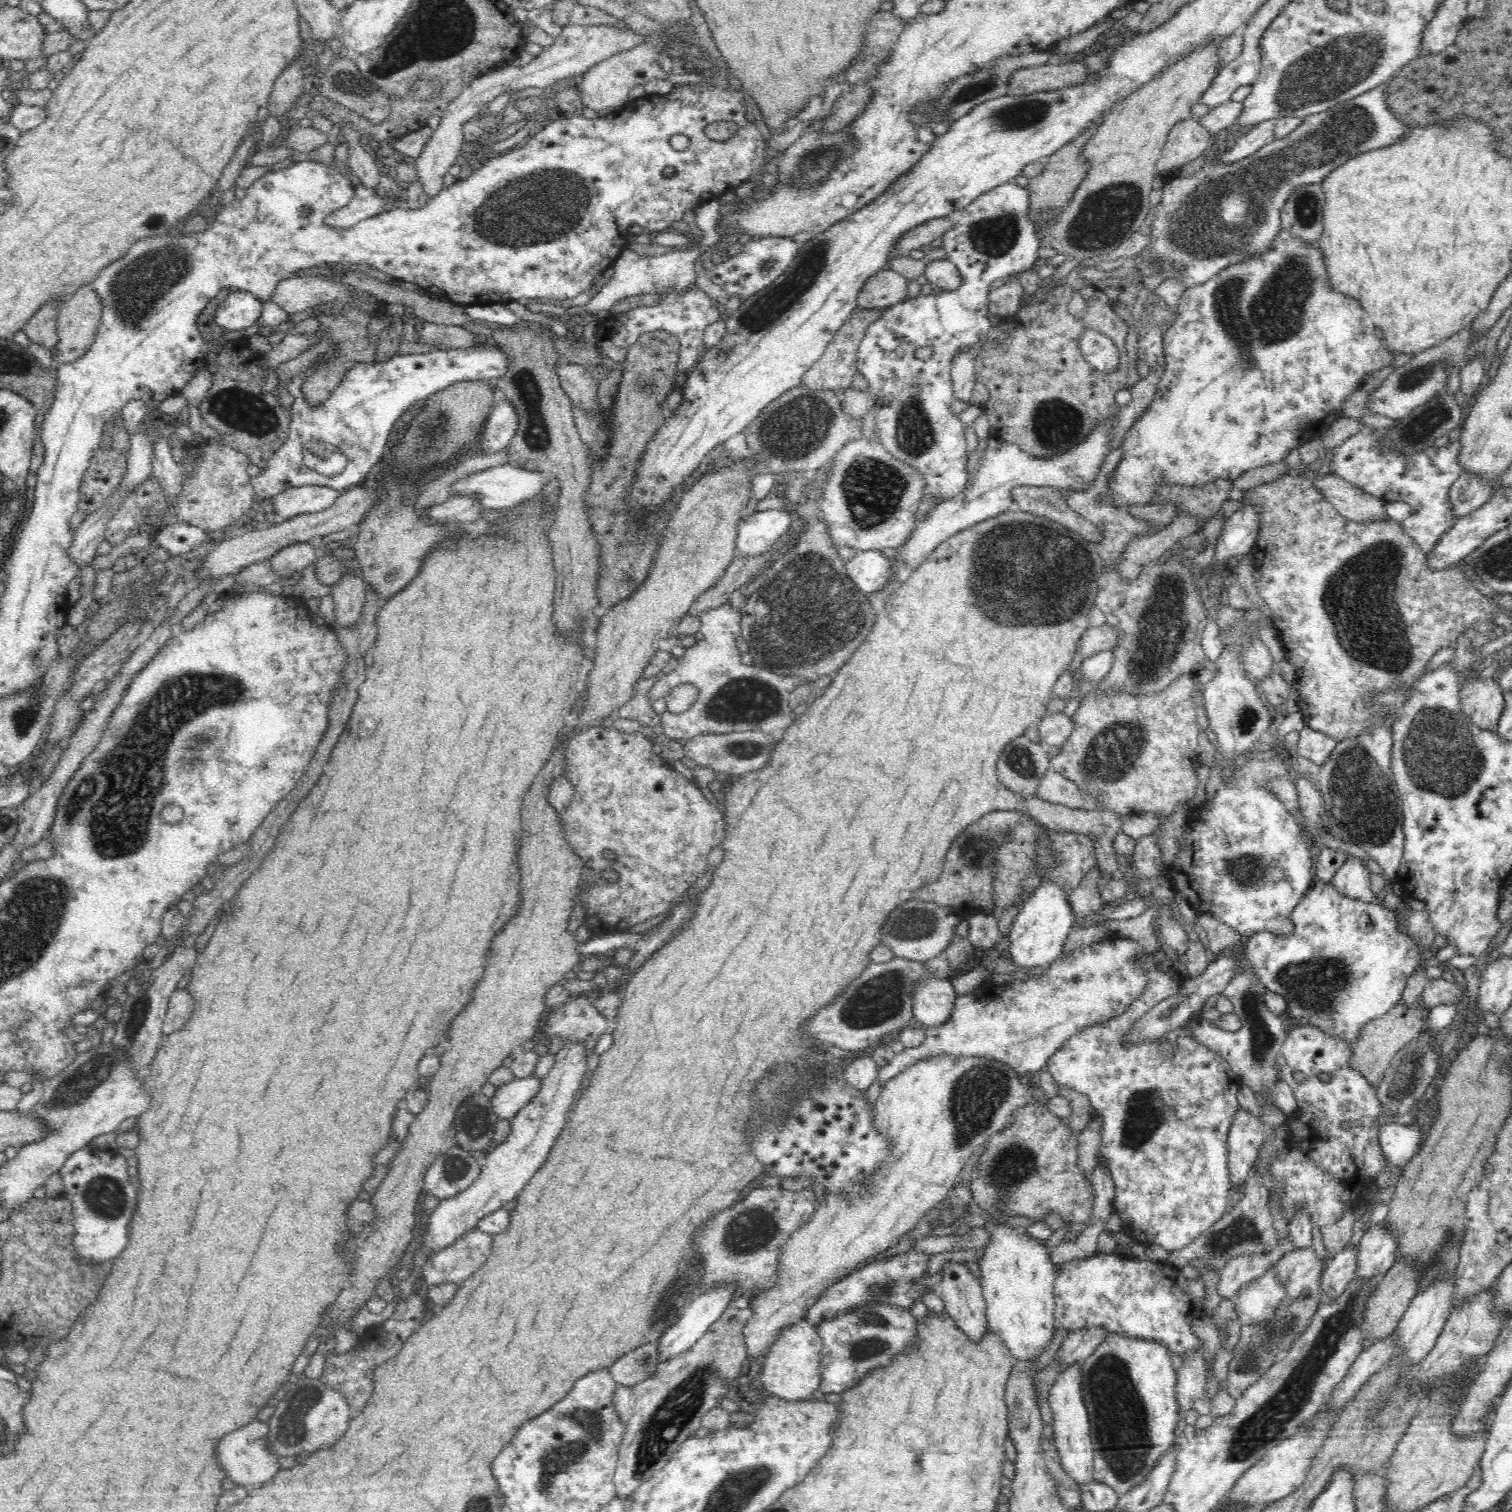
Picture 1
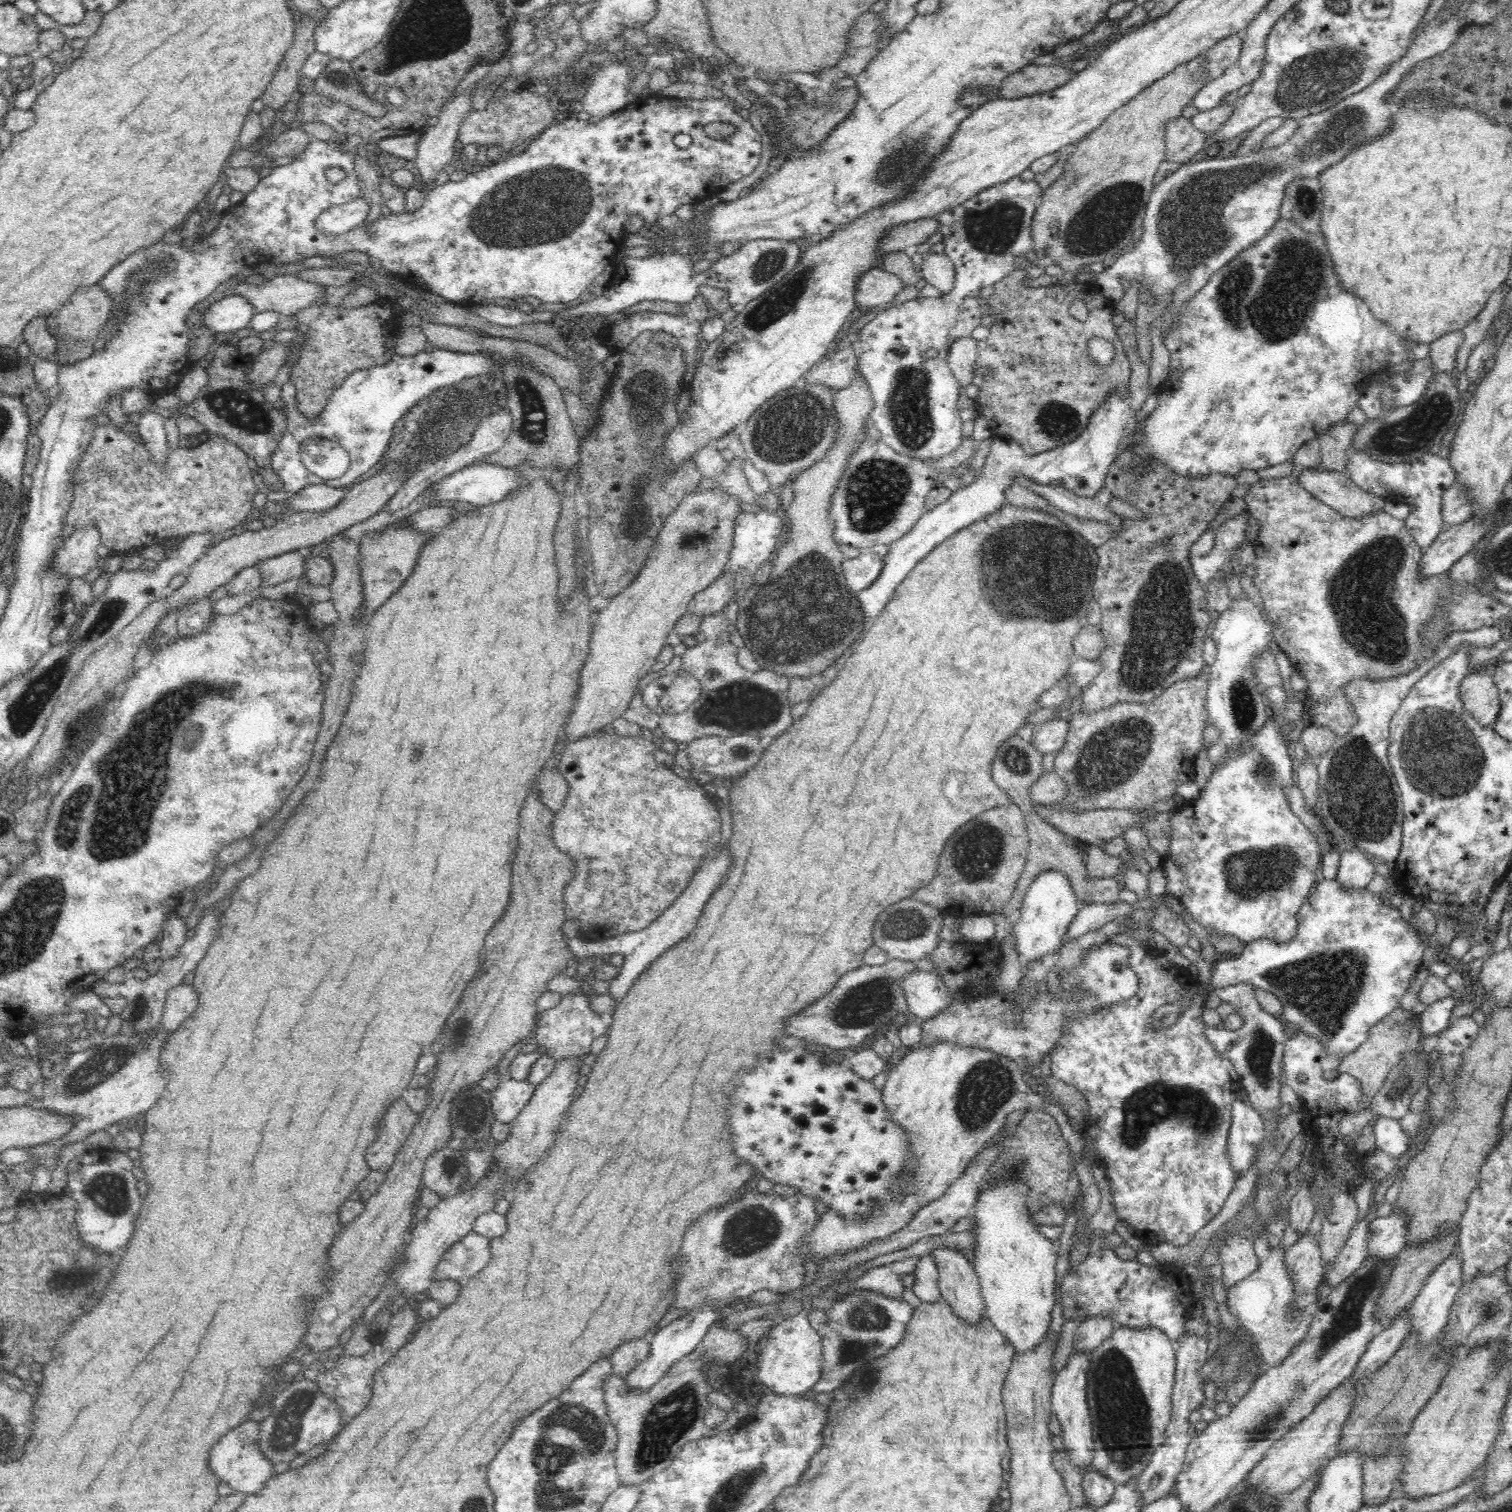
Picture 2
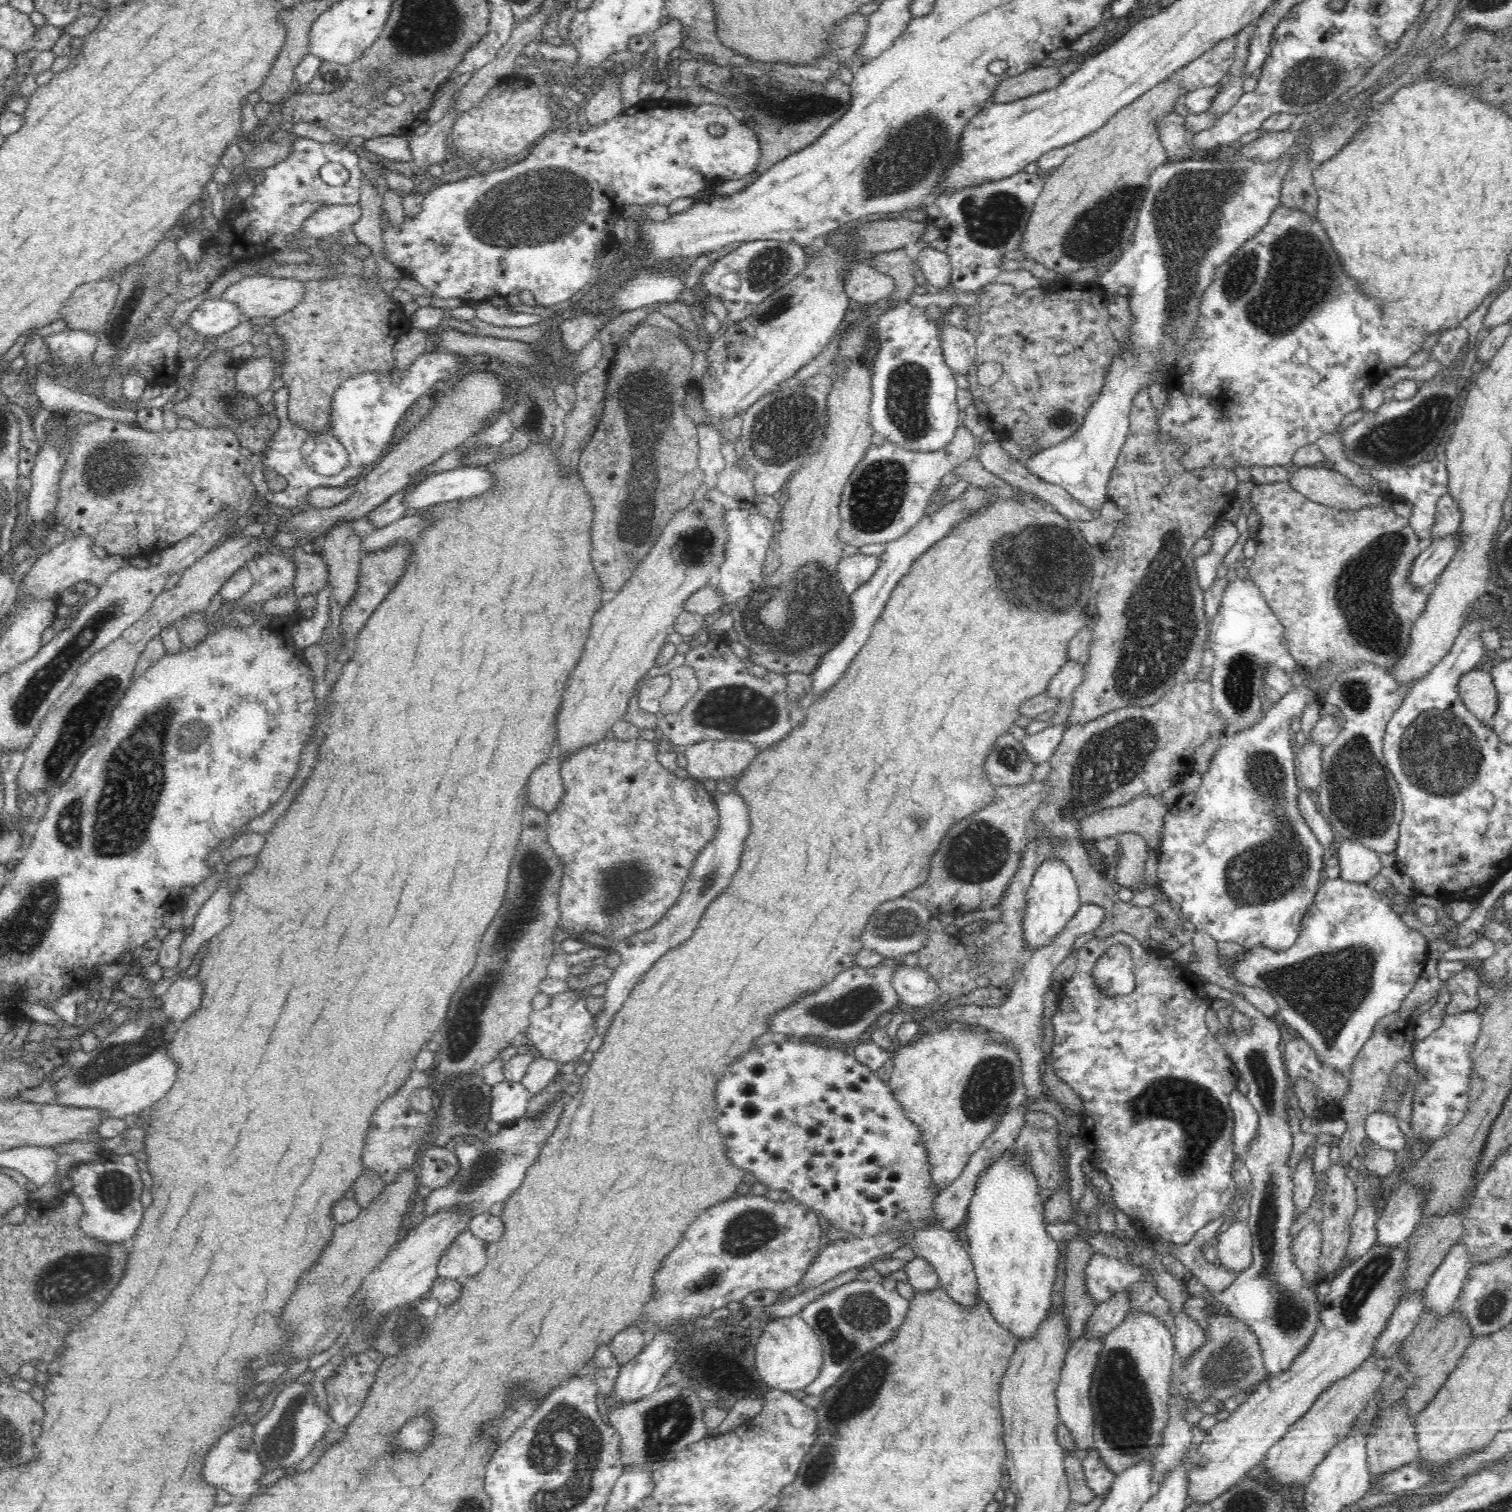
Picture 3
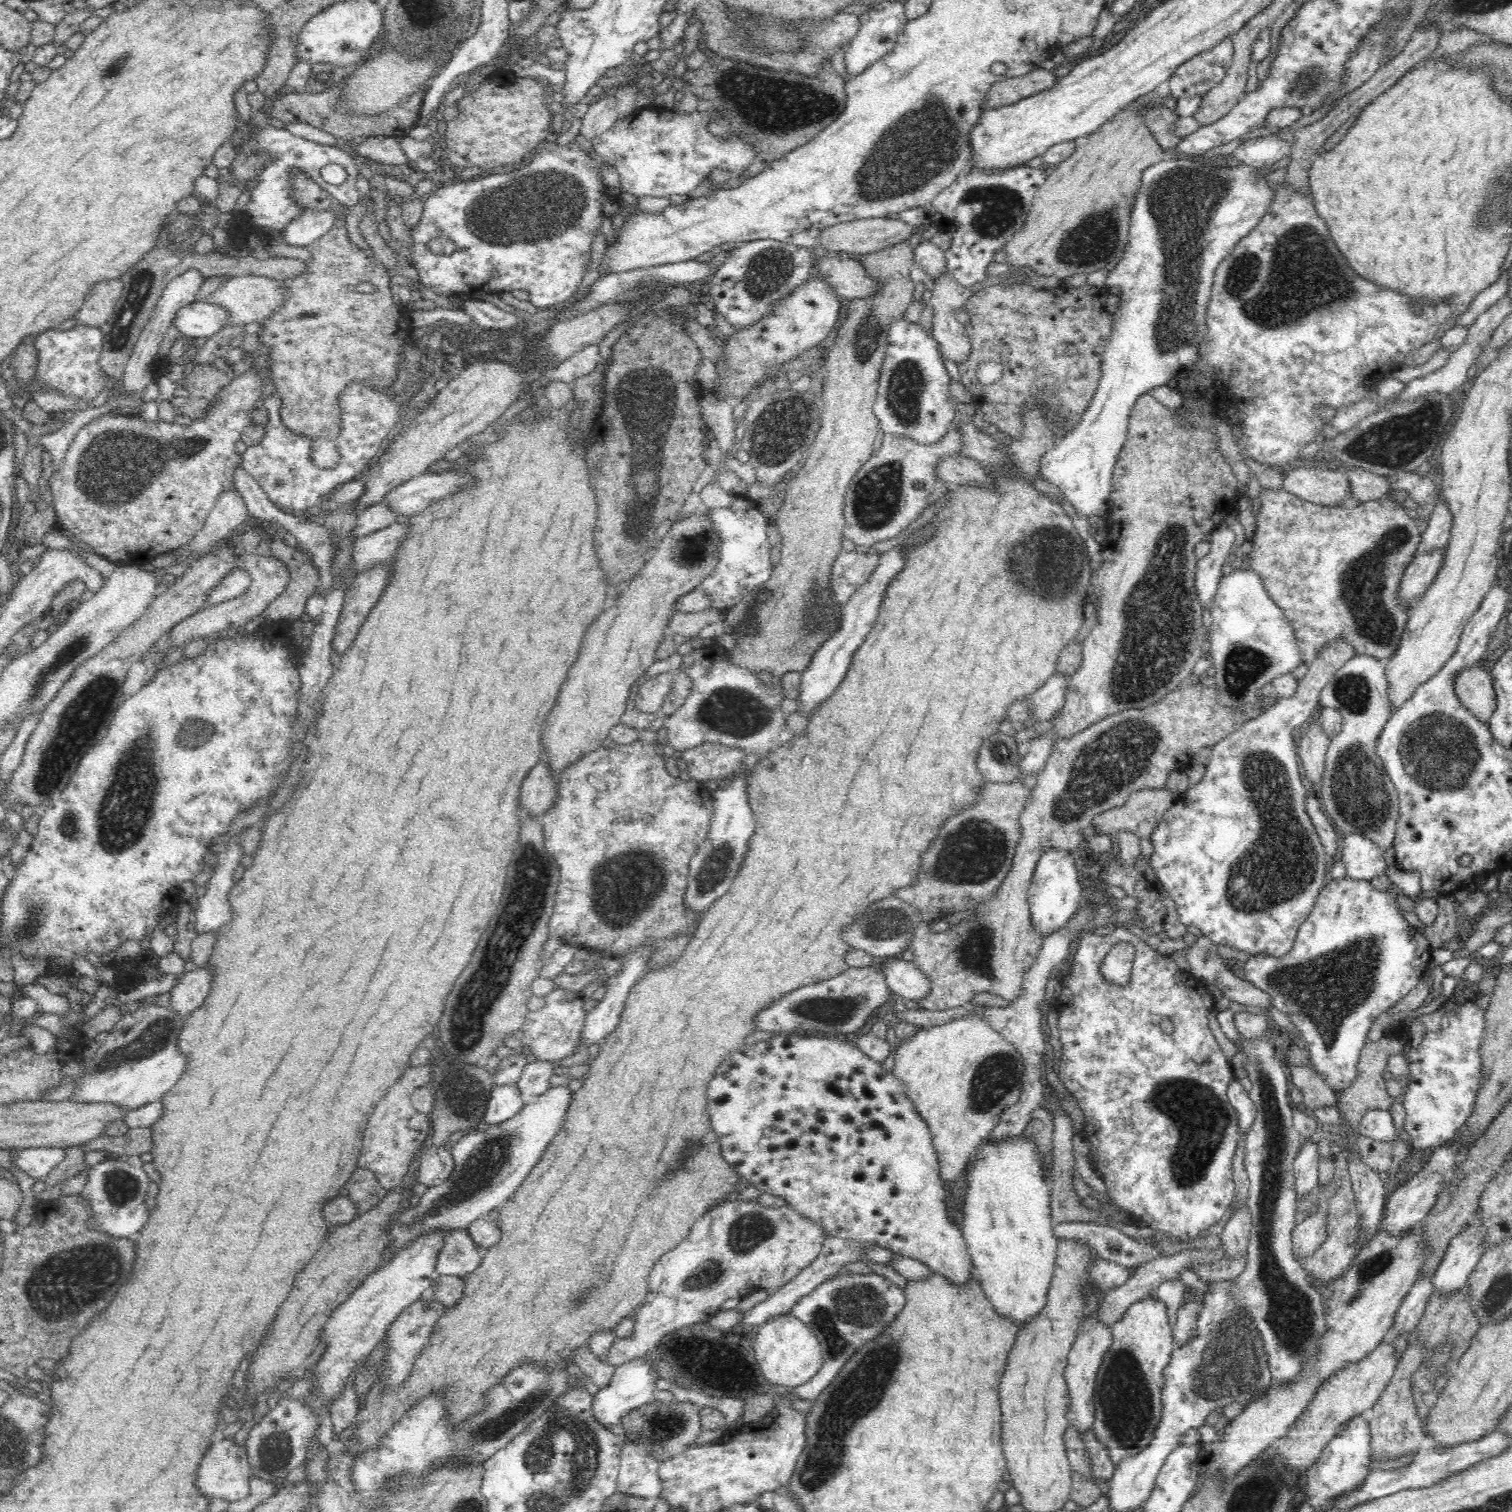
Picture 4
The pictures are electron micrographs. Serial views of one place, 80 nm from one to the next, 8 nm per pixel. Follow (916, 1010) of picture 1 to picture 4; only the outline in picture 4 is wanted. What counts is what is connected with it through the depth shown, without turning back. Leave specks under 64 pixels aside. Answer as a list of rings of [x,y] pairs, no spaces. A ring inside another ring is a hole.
[[[901,957],[888,959],[884,966],[884,975],[889,989],[902,998],[917,1001],[930,992],[930,980],[913,964],[913,961],[906,961]]]

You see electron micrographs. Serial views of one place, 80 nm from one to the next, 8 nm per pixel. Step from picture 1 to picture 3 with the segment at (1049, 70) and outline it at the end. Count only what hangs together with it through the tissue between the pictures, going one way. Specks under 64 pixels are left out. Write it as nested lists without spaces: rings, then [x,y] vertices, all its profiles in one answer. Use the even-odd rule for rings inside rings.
[[[1038,64],[1032,70],[1018,76],[1007,77],[994,89],[991,102],[1014,102],[1015,99],[1026,98],[1038,94],[1039,91],[1050,90],[1064,80],[1058,69],[1059,65],[1044,67]]]

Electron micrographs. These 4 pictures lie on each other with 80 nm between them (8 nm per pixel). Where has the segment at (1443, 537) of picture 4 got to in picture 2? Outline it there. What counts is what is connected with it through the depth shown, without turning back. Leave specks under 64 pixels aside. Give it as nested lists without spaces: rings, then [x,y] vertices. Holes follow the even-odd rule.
[[[1456,482],[1456,484],[1445,492],[1442,498],[1443,530],[1470,520],[1471,514],[1475,509],[1473,506],[1474,503],[1468,501],[1462,485]]]

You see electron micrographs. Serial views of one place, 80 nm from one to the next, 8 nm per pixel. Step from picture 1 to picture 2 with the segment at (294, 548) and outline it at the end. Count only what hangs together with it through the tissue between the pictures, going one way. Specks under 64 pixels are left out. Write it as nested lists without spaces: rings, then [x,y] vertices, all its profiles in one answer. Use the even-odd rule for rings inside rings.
[[[309,548],[297,549],[282,555],[270,557],[257,562],[262,586],[282,584],[303,574],[305,558],[309,556]]]

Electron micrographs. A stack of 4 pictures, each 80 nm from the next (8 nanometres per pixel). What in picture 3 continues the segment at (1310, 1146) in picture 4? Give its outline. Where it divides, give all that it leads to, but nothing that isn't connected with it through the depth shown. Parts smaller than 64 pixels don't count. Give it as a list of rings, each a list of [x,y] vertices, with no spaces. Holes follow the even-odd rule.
[[[1303,1156],[1293,1172],[1293,1197],[1296,1203],[1296,1219],[1310,1208],[1316,1192],[1314,1159]]]

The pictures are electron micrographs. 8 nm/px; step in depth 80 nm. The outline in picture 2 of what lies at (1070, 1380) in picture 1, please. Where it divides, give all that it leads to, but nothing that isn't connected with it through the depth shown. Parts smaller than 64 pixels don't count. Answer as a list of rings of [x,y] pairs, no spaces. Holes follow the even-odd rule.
[[[1088,1352],[1071,1353],[1066,1366],[1056,1375],[1050,1396],[1051,1411],[1058,1418],[1060,1427],[1062,1427],[1061,1436],[1066,1447],[1065,1451],[1069,1452],[1071,1462],[1082,1471],[1082,1474],[1085,1474],[1087,1468],[1092,1465],[1095,1456],[1092,1419],[1086,1398],[1087,1370],[1088,1366],[1090,1366],[1090,1358],[1091,1354]]]

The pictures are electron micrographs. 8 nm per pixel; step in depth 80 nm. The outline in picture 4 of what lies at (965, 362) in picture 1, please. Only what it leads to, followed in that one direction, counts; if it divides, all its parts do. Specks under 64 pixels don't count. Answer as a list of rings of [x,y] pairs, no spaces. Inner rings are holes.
[[[946,271],[941,272],[933,282],[932,297],[928,304],[934,309],[933,313],[933,337],[938,342],[940,350],[946,360],[956,364],[962,364],[970,358],[971,342],[966,334],[965,326],[956,319],[958,308],[964,307],[972,294],[969,289],[958,284]]]

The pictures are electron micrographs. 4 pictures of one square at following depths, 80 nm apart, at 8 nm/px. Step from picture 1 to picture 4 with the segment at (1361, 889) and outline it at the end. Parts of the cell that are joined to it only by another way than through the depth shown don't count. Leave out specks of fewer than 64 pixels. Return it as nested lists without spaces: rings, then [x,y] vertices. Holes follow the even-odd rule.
[[[1362,834],[1341,836],[1339,857],[1345,863],[1347,878],[1356,881],[1370,881],[1386,875],[1385,850],[1376,846],[1372,840]]]

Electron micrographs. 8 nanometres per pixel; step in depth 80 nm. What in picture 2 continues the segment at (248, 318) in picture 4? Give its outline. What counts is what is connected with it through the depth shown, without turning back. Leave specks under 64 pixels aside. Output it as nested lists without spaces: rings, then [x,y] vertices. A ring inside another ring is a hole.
[[[276,275],[259,285],[238,282],[232,292],[249,300],[260,319],[270,312],[296,314],[316,299],[322,299],[324,293],[326,290],[323,290],[322,284],[308,282],[294,275]]]

